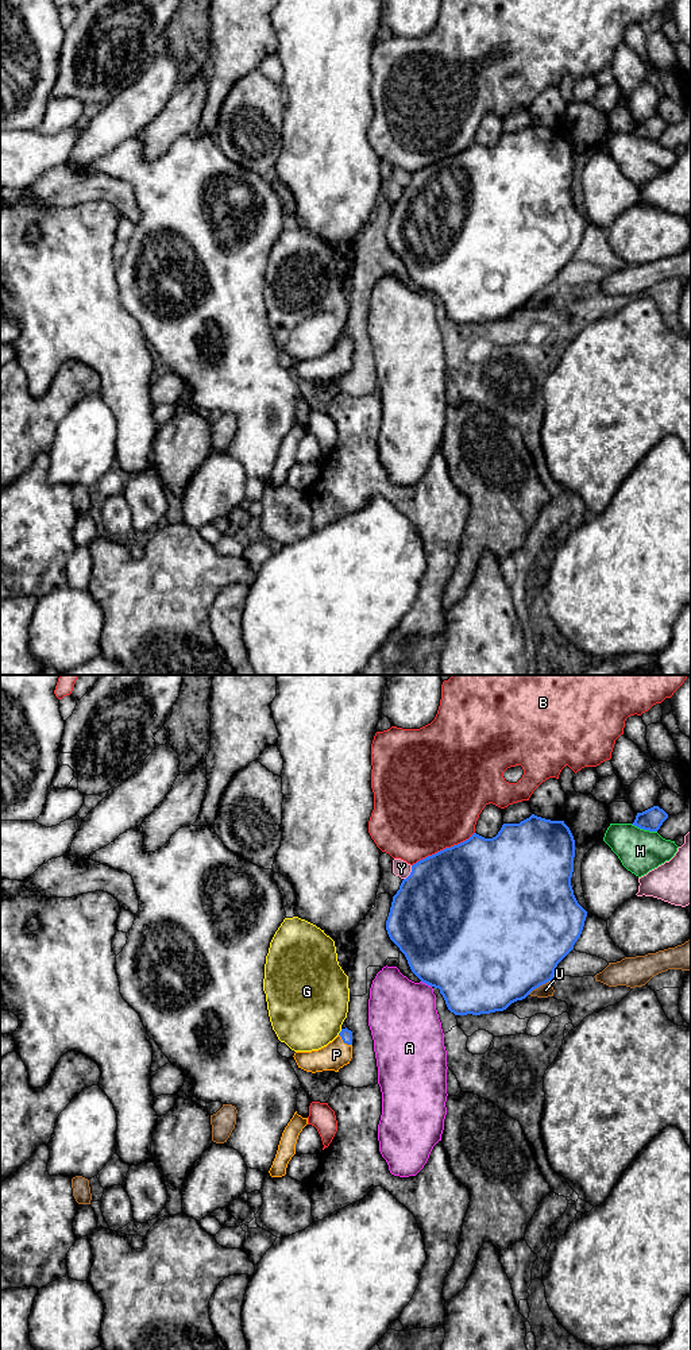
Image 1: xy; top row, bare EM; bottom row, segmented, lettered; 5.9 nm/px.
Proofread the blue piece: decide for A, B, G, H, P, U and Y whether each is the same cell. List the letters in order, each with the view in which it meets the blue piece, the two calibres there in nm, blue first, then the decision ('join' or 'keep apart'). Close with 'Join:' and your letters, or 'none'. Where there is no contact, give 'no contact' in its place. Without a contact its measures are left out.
A: contact in xy; calibres 500 and 420 nm; keep apart
B: contact in xy; calibres 500 and 500 nm; keep apart
G: contact in xy; calibres 70 and 460 nm; keep apart
H: contact in xy; calibres 130 and 260 nm; keep apart
P: contact in xy; calibres 70 and 160 nm; join
U: contact in xy; calibres 500 and 80 nm; keep apart
Y: contact in xy; calibres 500 and 100 nm; keep apart
Join: P

